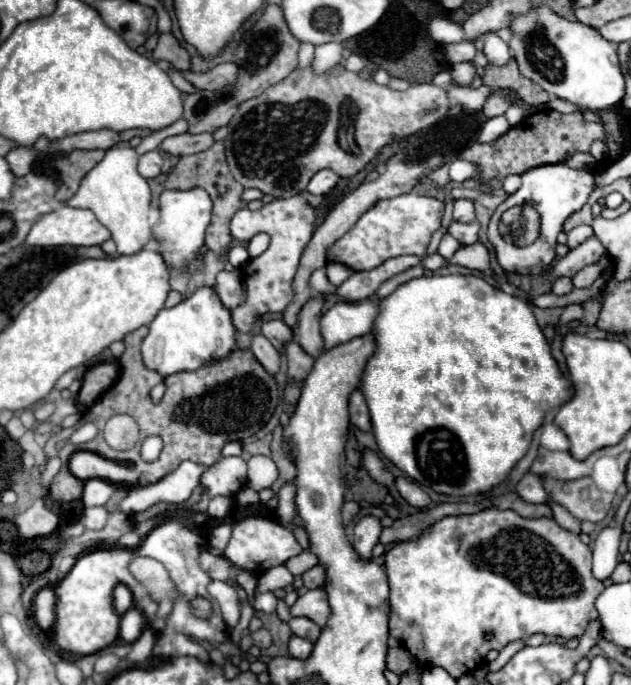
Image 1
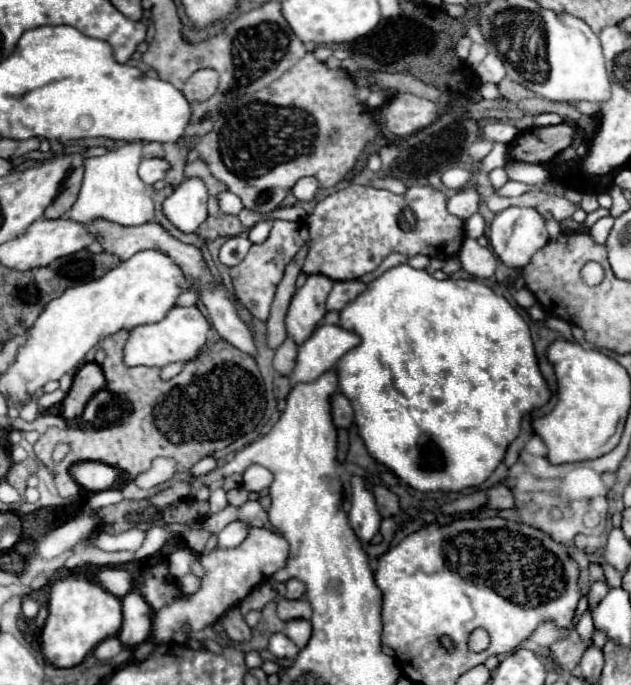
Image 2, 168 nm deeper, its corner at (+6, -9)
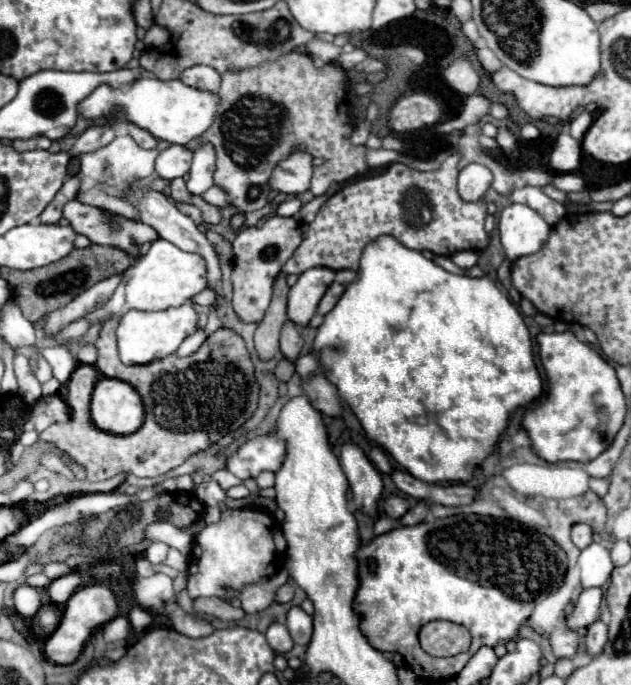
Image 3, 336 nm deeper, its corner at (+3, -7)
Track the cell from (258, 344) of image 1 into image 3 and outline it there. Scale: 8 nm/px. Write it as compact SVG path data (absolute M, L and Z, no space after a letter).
M147 190L147 192L139 192L137 196L137 208L139 208L139 214L141 214L141 222L155 228L157 234L169 242L173 242L175 246L179 246L181 250L189 250L189 252L199 252L205 262L207 262L207 270L209 270L209 286L217 292L219 300L221 300L221 268L219 268L219 260L217 260L217 254L211 246L211 242L205 238L203 232L199 232L199 228L195 226L195 222L181 214L175 204L163 194L163 192L155 192L155 190Z

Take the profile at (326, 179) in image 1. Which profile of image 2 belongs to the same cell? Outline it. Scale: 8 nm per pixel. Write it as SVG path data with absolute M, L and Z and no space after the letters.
M300 178L298 184L294 186L292 194L294 194L300 202L312 202L318 190L320 190L320 186L318 186L318 180L316 180L316 178Z

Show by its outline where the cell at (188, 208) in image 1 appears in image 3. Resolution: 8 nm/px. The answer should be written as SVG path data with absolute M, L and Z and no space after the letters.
M199 142L195 148L195 158L191 164L191 172L187 176L187 188L191 194L201 196L207 188L213 186L213 172L215 172L215 152L213 144Z

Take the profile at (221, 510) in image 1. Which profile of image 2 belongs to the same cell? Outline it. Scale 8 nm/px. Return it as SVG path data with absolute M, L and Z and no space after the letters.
M216 488L216 490L210 494L208 502L210 502L210 512L212 512L212 514L224 510L224 508L228 506L228 502L226 502L226 492L224 492L222 488Z

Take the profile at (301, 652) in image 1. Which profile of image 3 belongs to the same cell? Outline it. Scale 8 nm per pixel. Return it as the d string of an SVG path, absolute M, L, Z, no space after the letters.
M273 622L273 624L267 628L265 636L267 636L269 646L271 646L277 654L287 654L287 652L293 648L293 640L291 640L289 630L287 630L285 624Z

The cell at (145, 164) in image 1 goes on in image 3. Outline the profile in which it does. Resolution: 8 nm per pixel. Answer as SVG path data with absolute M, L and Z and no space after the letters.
M173 144L157 156L155 174L161 176L161 178L167 178L167 180L185 176L191 168L191 160L193 160L193 150L191 148Z

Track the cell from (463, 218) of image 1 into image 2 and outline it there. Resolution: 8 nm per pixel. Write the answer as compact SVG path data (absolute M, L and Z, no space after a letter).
M464 188L448 200L448 210L462 222L466 222L478 210L478 192L474 188Z

